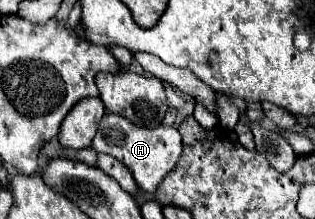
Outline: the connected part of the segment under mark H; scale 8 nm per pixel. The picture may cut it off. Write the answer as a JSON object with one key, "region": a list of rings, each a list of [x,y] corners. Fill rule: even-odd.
{"region":[[[104,114],[98,134],[92,142],[96,152],[106,152],[118,158],[134,176],[136,184],[144,190],[154,194],[162,178],[174,168],[180,158],[180,134],[174,126],[156,126],[156,128],[140,128],[130,120],[122,118],[120,114]]]}

